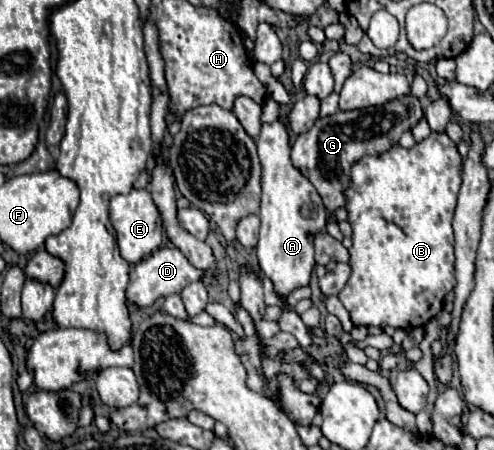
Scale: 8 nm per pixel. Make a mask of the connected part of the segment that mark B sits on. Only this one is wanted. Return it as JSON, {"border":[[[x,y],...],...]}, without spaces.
{"border":[[[432,133],[412,149],[394,145],[380,157],[362,157],[352,167],[348,195],[348,223],[352,225],[350,267],[352,275],[338,293],[354,325],[414,329],[426,325],[442,311],[446,293],[454,289],[454,233],[452,215],[456,209],[460,179],[460,155],[446,133]]]}

